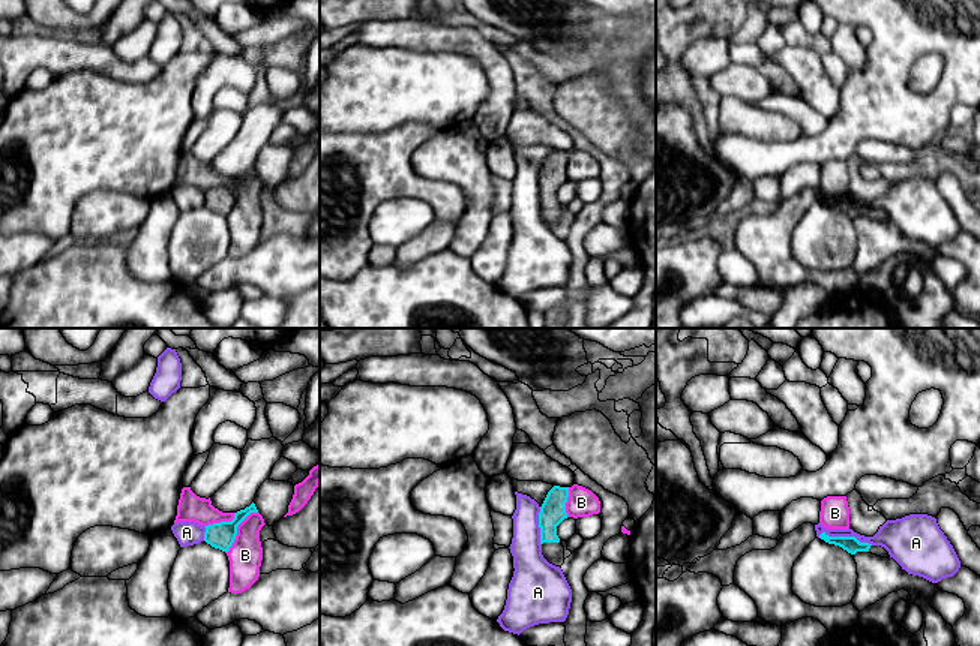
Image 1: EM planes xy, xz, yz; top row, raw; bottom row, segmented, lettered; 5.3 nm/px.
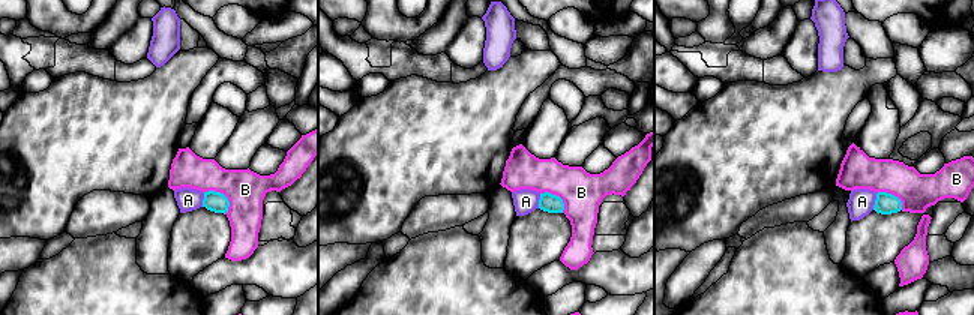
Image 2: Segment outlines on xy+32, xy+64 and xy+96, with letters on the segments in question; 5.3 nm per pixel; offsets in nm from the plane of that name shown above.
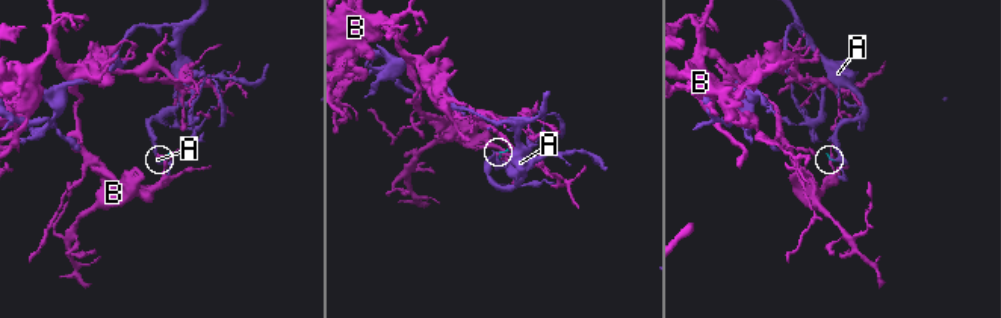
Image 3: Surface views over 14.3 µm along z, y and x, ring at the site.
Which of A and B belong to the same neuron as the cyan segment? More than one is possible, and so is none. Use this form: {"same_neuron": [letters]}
{"same_neuron": []}

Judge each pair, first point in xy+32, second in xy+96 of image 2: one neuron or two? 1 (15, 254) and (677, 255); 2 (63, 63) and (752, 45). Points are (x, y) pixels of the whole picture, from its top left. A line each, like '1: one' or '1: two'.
1: one
2: two

